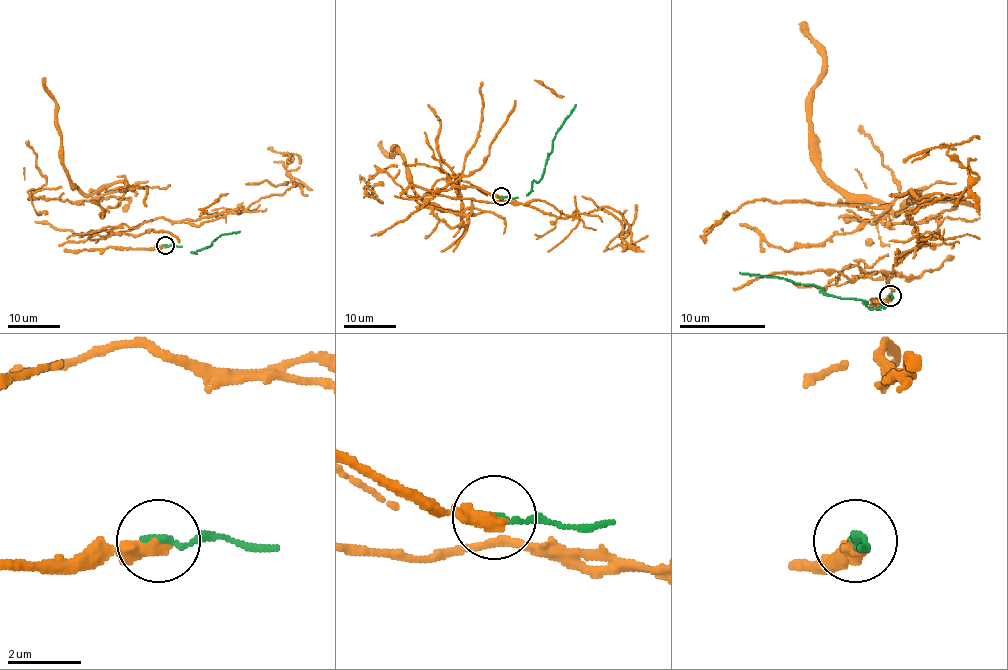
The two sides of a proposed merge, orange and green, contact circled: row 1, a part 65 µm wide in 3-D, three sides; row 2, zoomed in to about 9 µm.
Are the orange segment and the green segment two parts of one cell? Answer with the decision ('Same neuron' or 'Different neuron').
Different neuron

